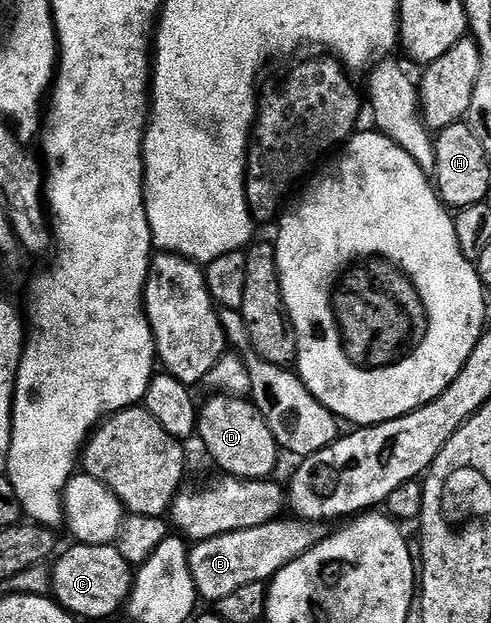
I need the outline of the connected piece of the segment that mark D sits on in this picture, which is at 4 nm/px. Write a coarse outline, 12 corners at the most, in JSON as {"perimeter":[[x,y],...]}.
{"perimeter":[[243,396],[202,403],[198,441],[233,478],[270,479],[281,448]]}

